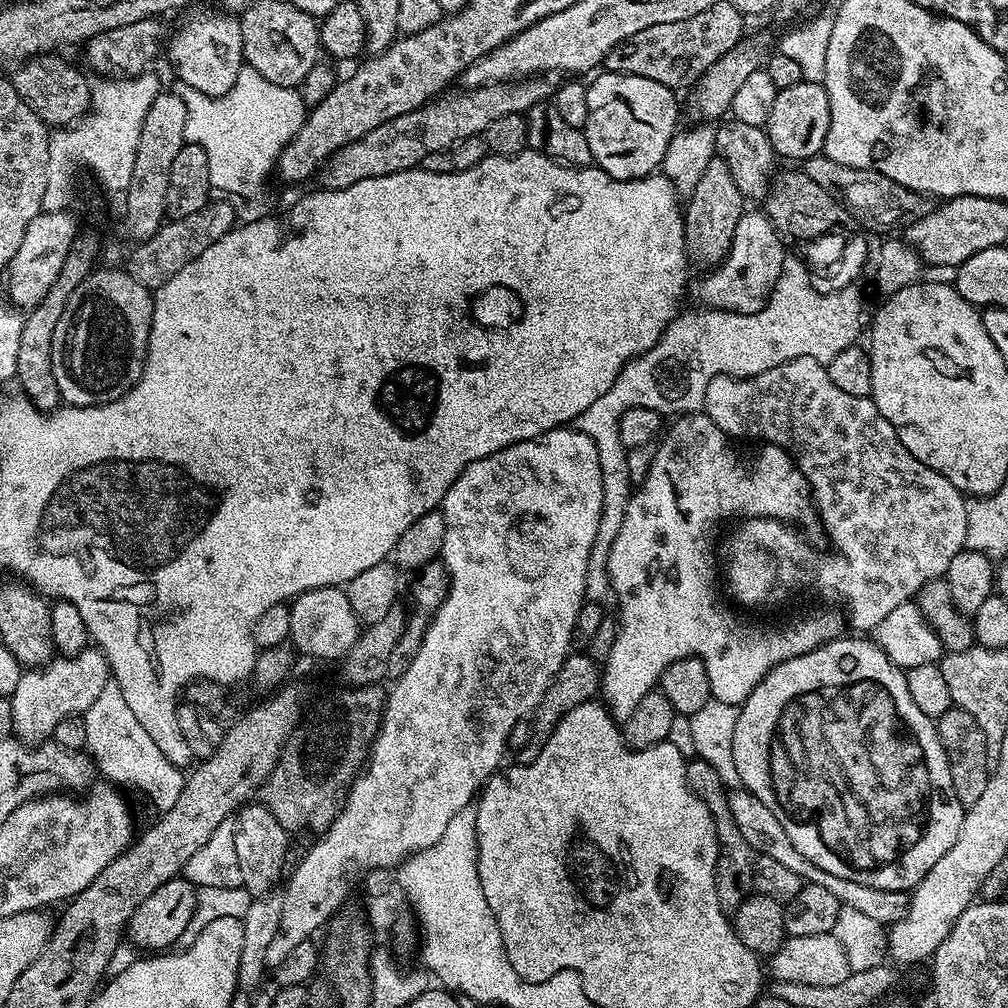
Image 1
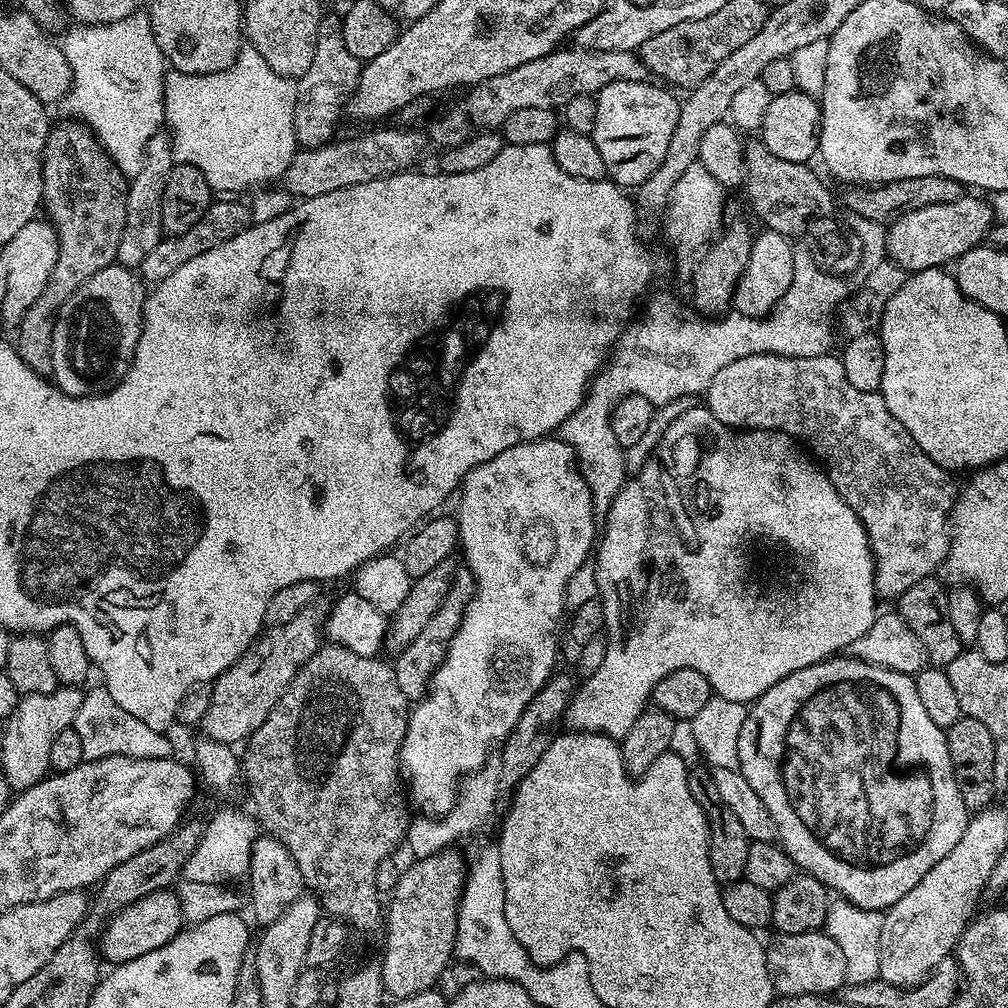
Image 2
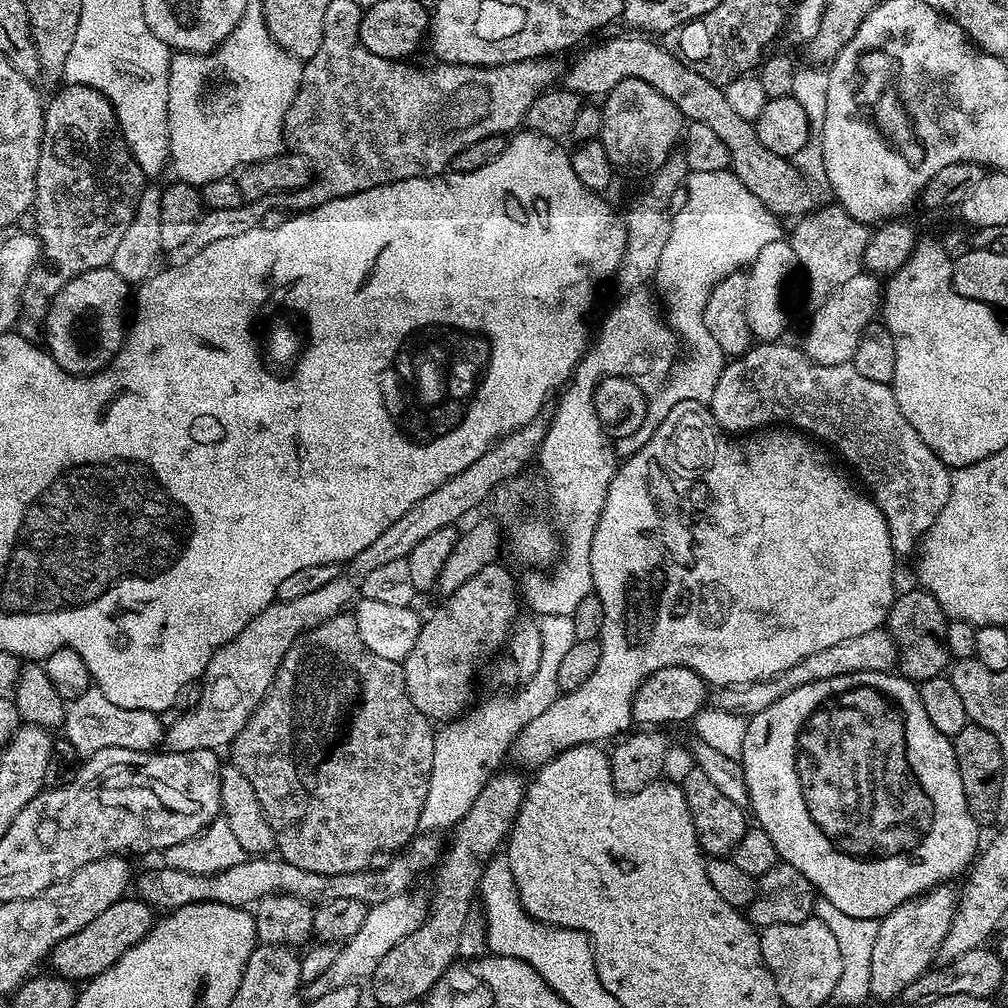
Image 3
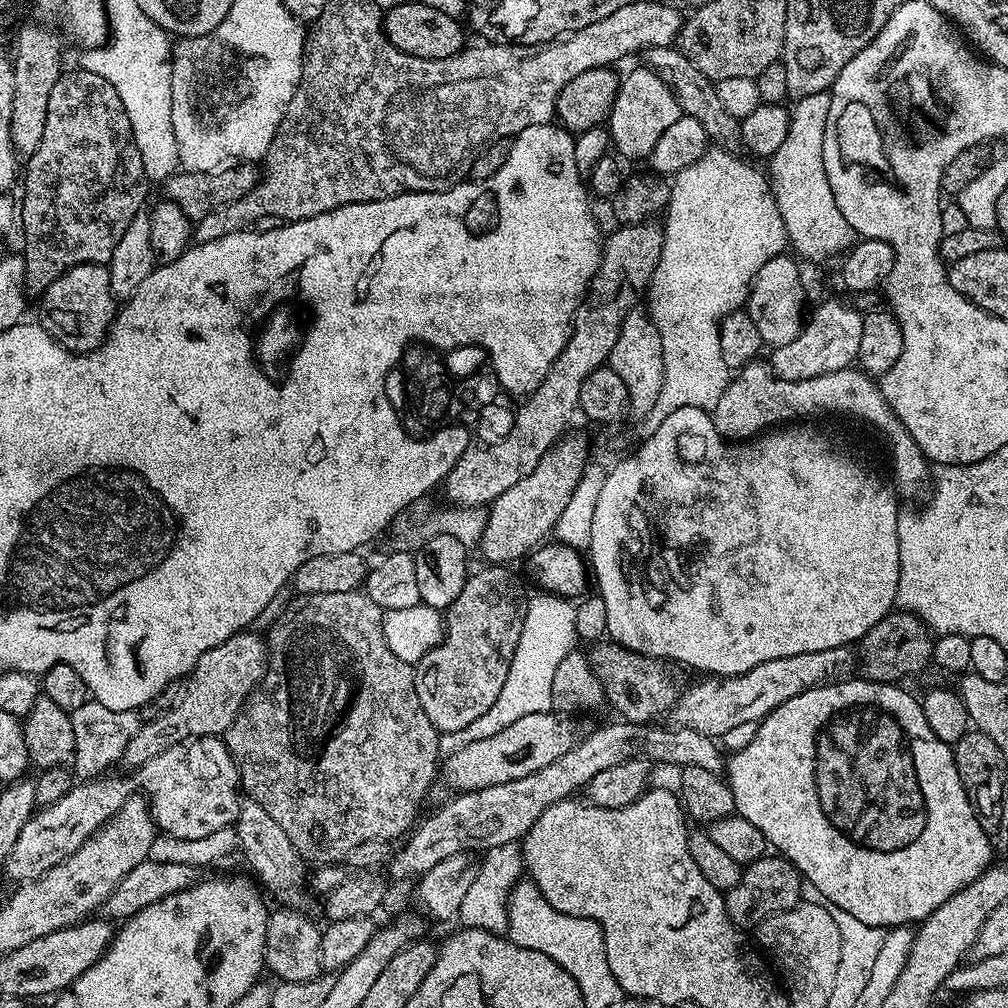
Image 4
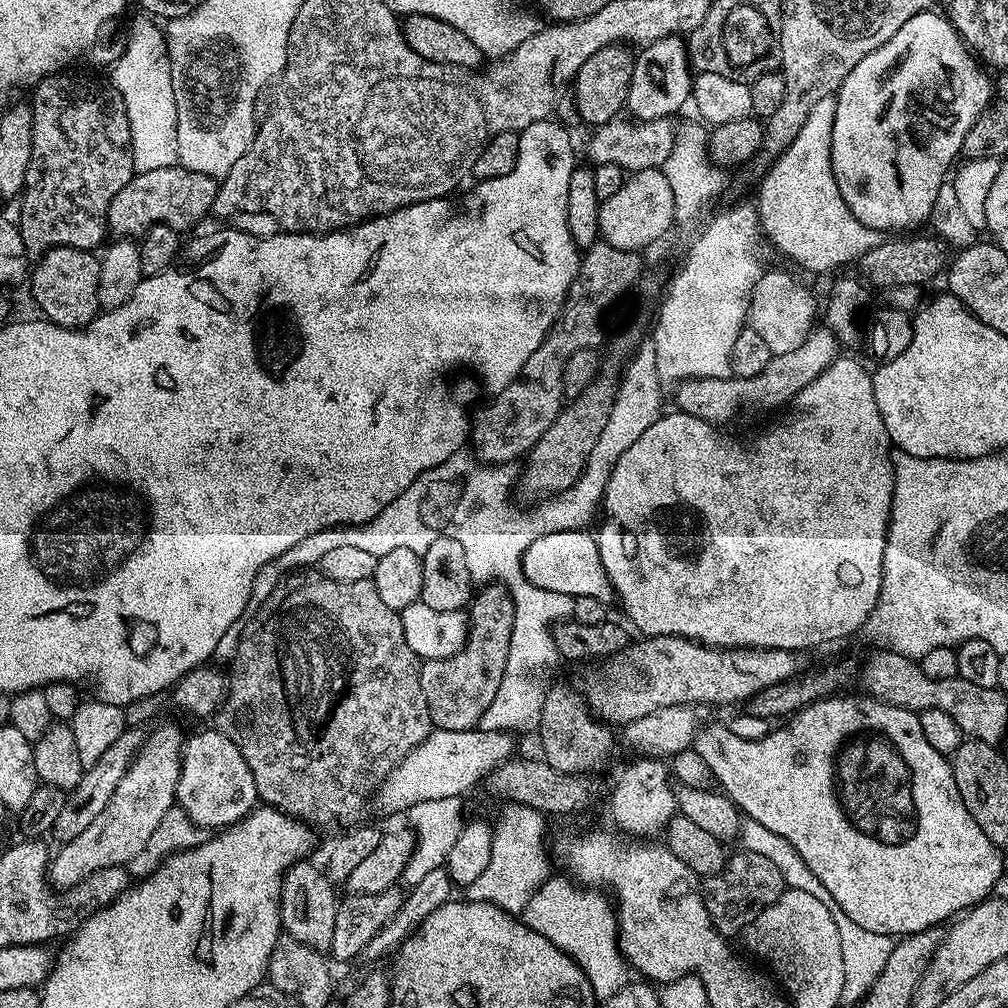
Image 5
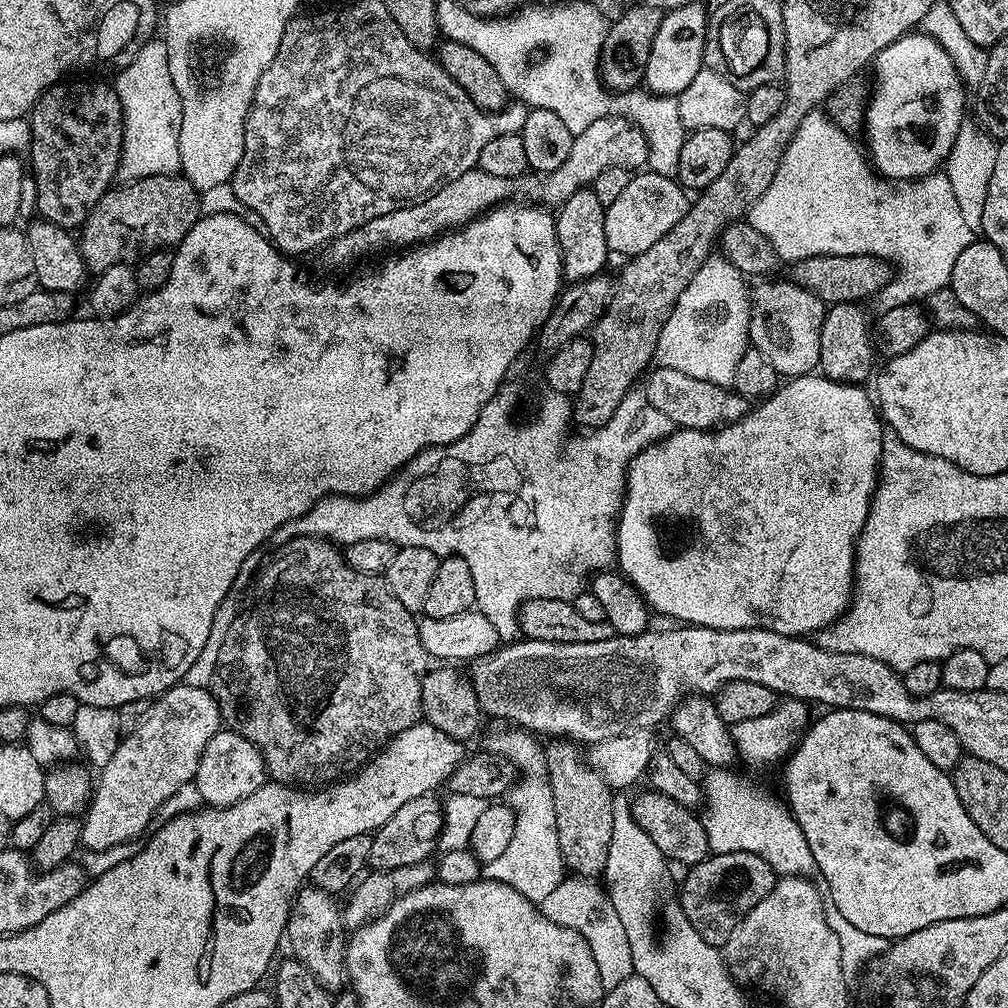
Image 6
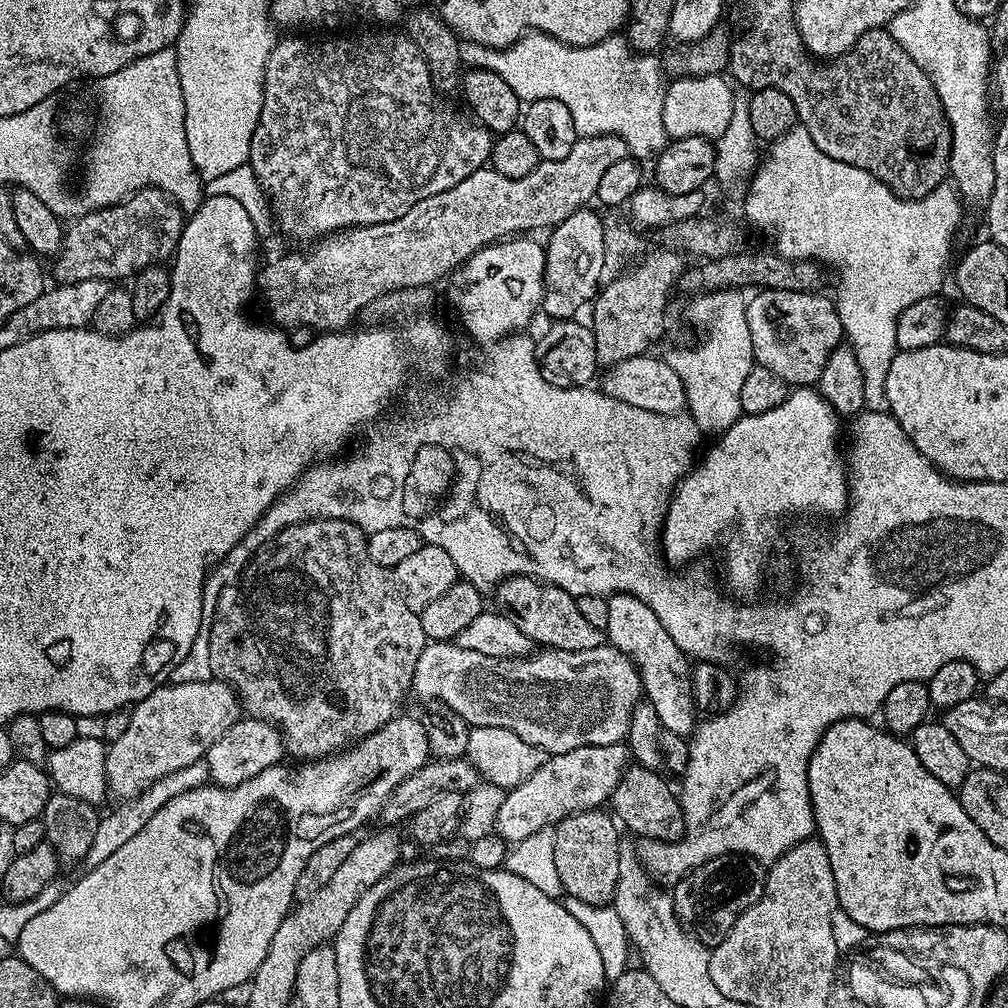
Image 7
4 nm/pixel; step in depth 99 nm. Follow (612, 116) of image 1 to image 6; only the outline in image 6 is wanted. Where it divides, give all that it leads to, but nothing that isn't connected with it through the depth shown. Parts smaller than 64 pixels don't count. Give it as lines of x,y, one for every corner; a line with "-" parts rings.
696,2
669,8
661,15
658,34
654,34
654,46
650,46
650,58
644,71
642,84
645,89
658,96
679,97
680,92
694,82
694,74
704,67
704,39
709,15
709,9

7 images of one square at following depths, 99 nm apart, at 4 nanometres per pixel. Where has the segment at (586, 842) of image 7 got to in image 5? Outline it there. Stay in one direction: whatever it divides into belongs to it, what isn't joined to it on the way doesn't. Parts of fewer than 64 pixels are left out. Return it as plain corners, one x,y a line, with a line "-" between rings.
556,684
544,693
540,724
540,748
544,763
554,770
569,774
588,774
592,768
600,768
604,759
612,752
612,732
609,725
596,719
585,697
572,688
563,688

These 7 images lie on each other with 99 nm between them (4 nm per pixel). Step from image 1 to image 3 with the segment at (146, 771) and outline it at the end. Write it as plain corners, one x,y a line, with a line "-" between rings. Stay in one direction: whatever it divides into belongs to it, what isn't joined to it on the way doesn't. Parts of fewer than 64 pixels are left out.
93,686
86,690
86,694
67,705
62,732
68,743
77,750
135,748
137,752
146,752
155,749
164,739
166,724
160,720
163,719
154,712
114,706
114,702
110,702
110,698
106,698
100,688

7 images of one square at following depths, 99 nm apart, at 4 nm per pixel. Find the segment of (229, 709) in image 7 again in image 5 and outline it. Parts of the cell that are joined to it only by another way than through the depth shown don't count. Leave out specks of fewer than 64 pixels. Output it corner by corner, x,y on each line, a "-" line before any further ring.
168,724
145,739
122,782
118,782
118,790
114,790
106,810
102,810
102,814
98,814
98,818
78,834
78,838
61,843
60,853
51,857
50,880
57,889
73,888
90,874
103,872
105,868
131,865
132,859
133,863
145,855
150,838
154,838
154,830
158,830
158,822
162,822
162,818
166,818
166,810
176,804
185,743
185,733
180,733
176,724

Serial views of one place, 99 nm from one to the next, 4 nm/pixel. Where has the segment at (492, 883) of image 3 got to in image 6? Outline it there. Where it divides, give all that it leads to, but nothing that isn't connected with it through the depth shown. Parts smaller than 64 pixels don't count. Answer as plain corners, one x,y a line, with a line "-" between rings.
565,878
547,898
544,898
540,903
540,909
543,915
554,921
556,925
562,925
566,929
582,934
598,965
600,981
607,990
608,980
616,980
620,972
624,972
624,978
620,976
623,981
634,974
633,958
630,940
618,913
615,912
614,904
610,902
607,891
594,884
597,883
584,878

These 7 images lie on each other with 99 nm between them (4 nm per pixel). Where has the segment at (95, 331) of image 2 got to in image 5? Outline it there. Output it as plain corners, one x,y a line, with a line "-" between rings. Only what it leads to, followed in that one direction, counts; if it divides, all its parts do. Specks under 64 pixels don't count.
51,248
35,261
30,280
31,276
32,296
44,311
41,312
43,319
51,324
63,328
84,328
101,311
98,302
100,262
89,249

